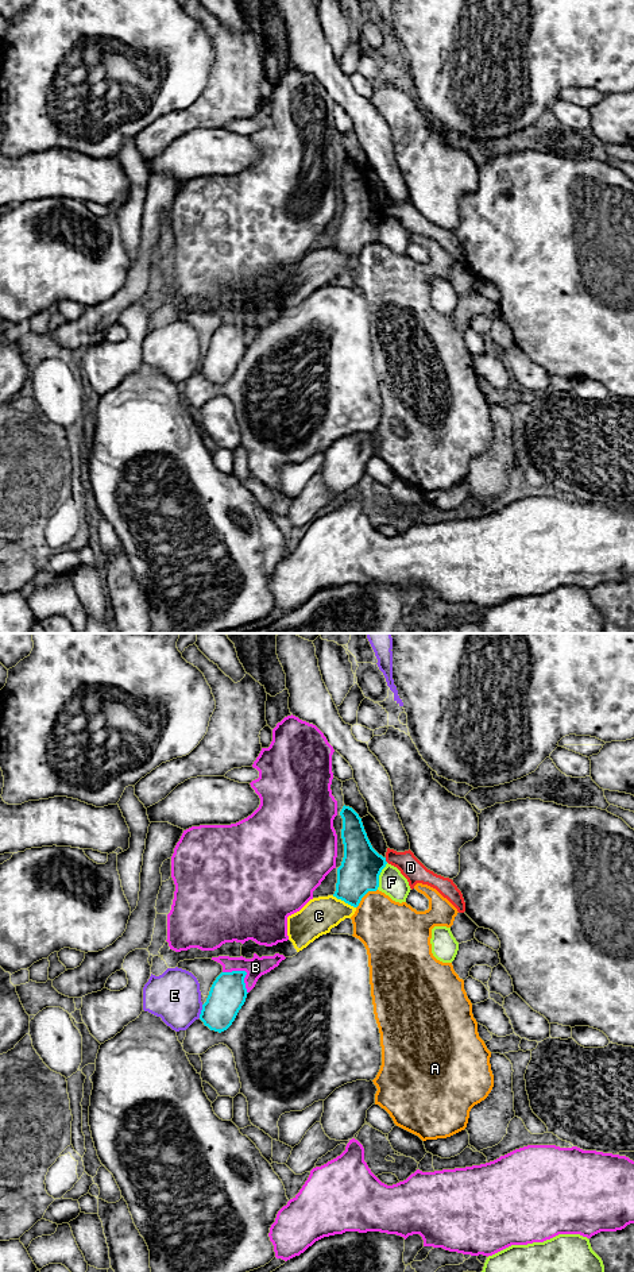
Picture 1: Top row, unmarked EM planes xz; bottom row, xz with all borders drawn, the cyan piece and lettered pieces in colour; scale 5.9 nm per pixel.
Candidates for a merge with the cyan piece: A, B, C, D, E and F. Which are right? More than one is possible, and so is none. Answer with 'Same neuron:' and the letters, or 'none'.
Same neuron: none

